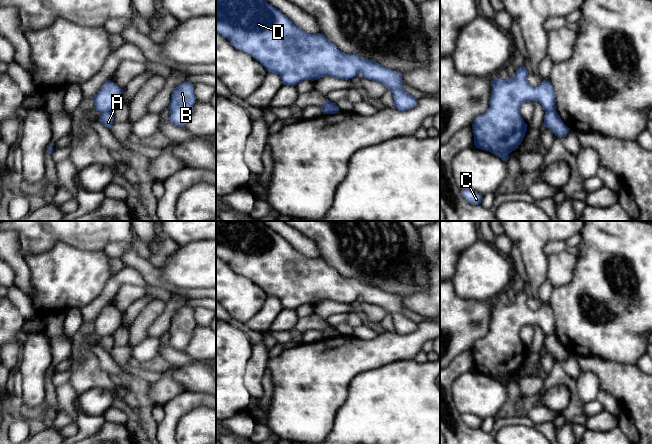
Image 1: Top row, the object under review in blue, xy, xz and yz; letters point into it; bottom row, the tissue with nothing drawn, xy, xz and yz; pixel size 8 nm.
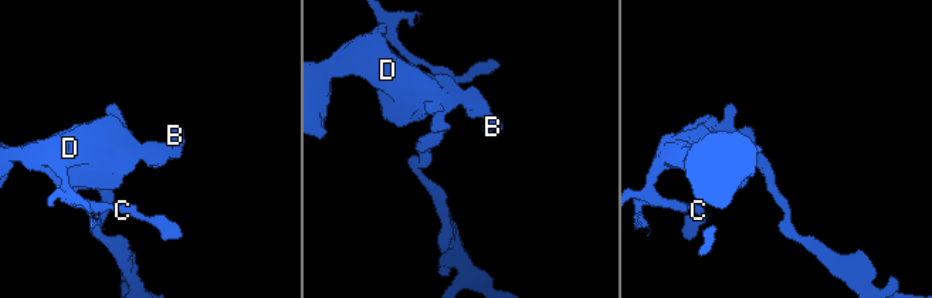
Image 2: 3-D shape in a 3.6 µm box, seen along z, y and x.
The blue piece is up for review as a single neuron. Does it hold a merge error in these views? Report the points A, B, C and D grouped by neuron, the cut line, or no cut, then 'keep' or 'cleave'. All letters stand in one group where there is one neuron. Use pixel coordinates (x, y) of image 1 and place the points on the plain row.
groups A / B C D; cut xy (112, 334), (106, 334), (101, 337); cleave

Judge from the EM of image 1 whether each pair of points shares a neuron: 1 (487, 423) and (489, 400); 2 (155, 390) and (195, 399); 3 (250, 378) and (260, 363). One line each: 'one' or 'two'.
1: two
2: two
3: one

